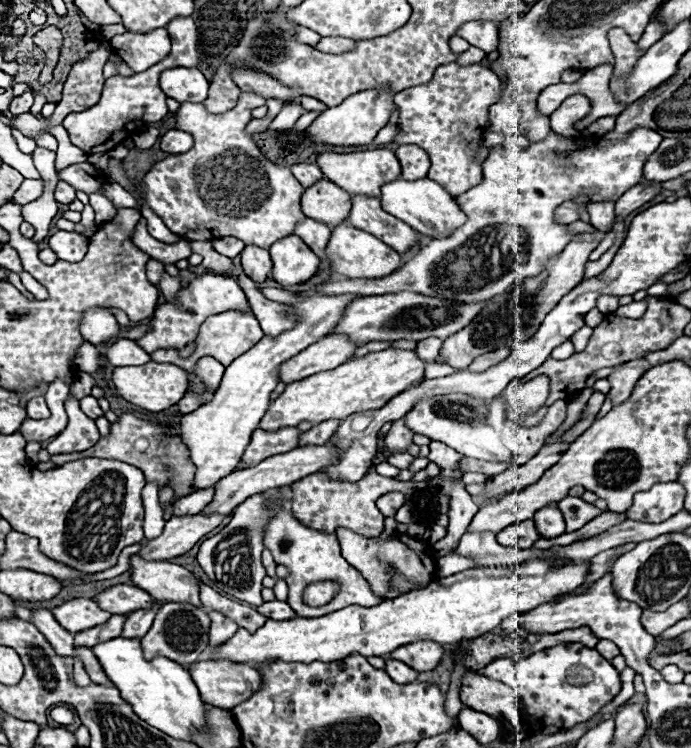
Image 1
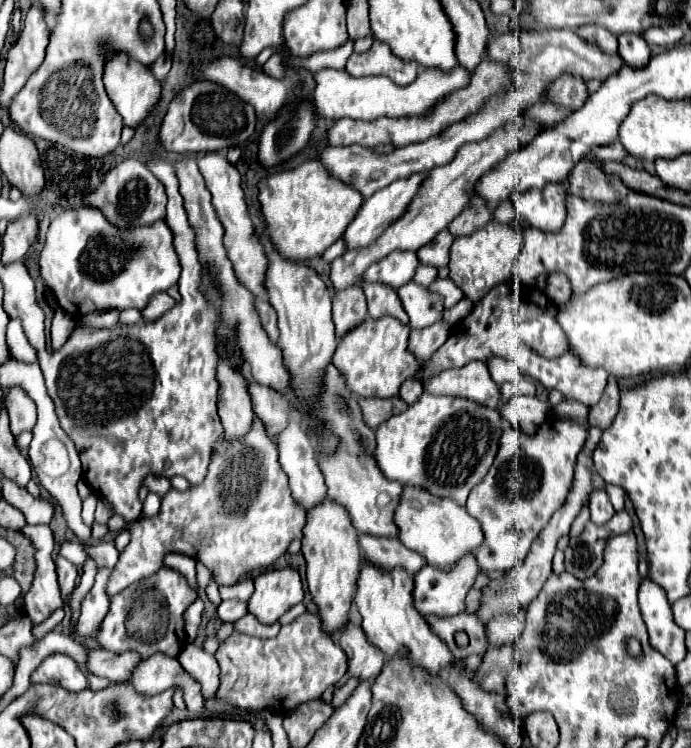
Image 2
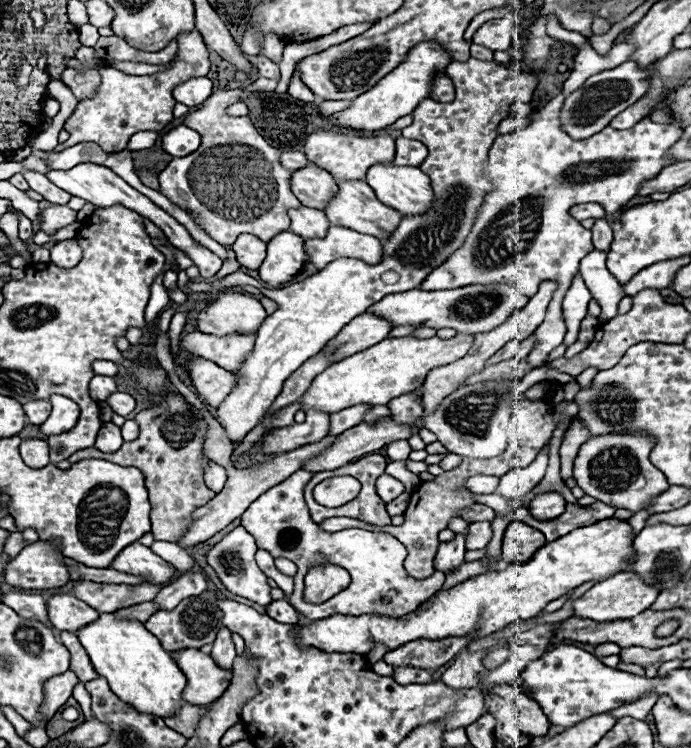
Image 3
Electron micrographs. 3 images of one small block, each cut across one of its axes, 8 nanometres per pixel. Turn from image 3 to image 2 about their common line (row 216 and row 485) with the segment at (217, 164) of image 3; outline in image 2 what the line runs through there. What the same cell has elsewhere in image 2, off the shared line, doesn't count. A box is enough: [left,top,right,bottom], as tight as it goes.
[108,418,306,596]

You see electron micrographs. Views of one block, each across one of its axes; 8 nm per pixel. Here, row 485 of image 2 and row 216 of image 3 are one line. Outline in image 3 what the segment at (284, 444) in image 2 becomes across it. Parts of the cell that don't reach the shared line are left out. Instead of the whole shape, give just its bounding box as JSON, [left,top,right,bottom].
[288,206,328,240]

